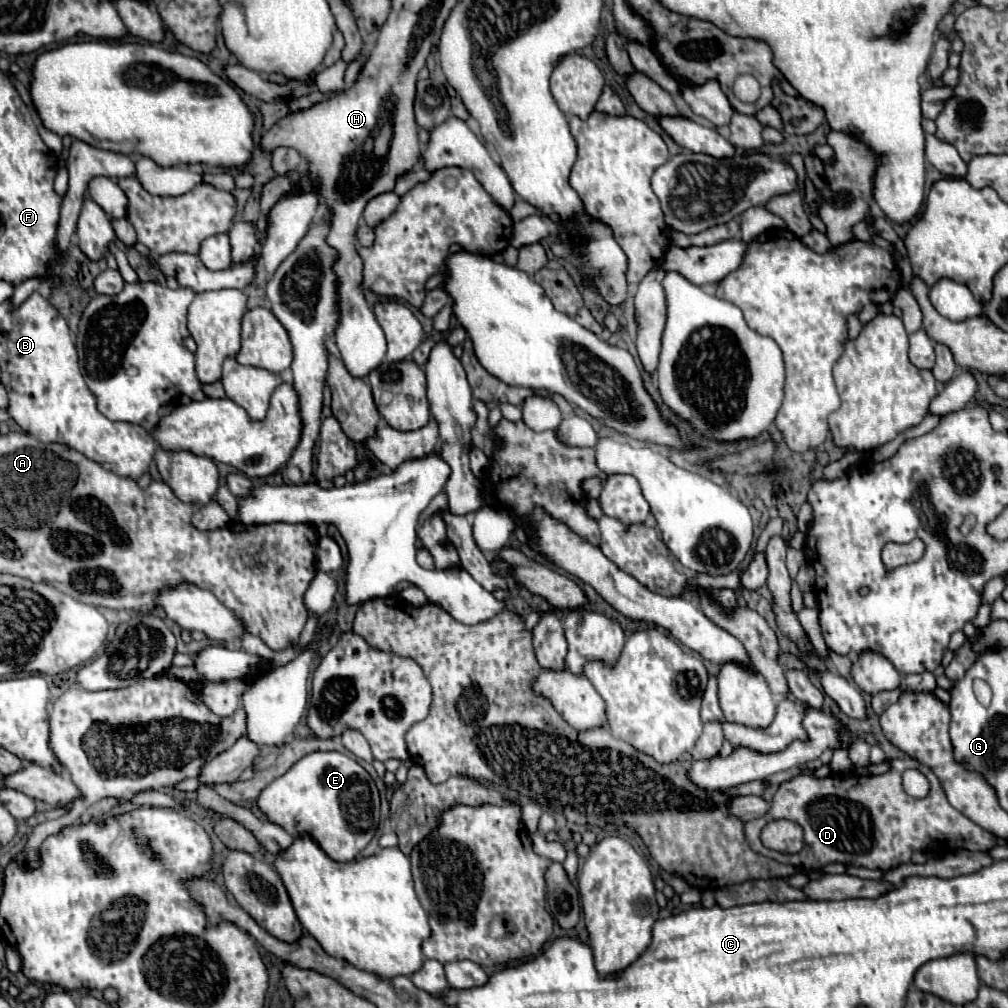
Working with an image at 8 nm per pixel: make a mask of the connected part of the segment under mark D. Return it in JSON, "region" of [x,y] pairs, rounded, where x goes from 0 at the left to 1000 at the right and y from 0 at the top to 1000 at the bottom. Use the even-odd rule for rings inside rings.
{"region":[[[904,751],[880,753],[880,757],[882,757],[882,765],[876,767],[876,769],[850,769],[846,773],[832,773],[830,769],[828,771],[824,769],[820,773],[811,773],[807,769],[807,765],[797,765],[795,769],[787,771],[785,775],[775,777],[773,785],[769,787],[769,791],[765,795],[767,797],[765,805],[761,809],[753,811],[753,813],[739,816],[739,828],[741,828],[745,842],[759,848],[759,850],[771,852],[775,856],[785,856],[785,858],[791,858],[791,860],[795,858],[797,862],[814,862],[822,856],[842,858],[842,856],[846,856],[846,850],[848,850],[848,860],[862,860],[862,862],[880,864],[884,860],[902,856],[906,844],[916,842],[916,840],[918,840],[918,844],[930,844],[930,842],[934,842],[934,844],[947,844],[947,842],[981,844],[981,842],[989,840],[989,830],[983,824],[971,820],[961,811],[957,811],[953,805],[949,805],[941,799],[932,773],[926,769],[926,765],[920,759],[914,759]],[[900,763],[910,763],[922,773],[924,781],[922,781],[922,789],[918,791],[918,797],[916,797],[916,793],[908,793],[908,791],[904,791],[896,785],[894,767],[900,765]],[[769,813],[791,814],[797,820],[799,840],[795,842],[795,846],[781,848],[781,846],[773,846],[773,844],[767,844],[767,842],[761,842],[761,840],[755,838],[755,832],[753,832],[755,822],[763,814],[769,814]]]}

